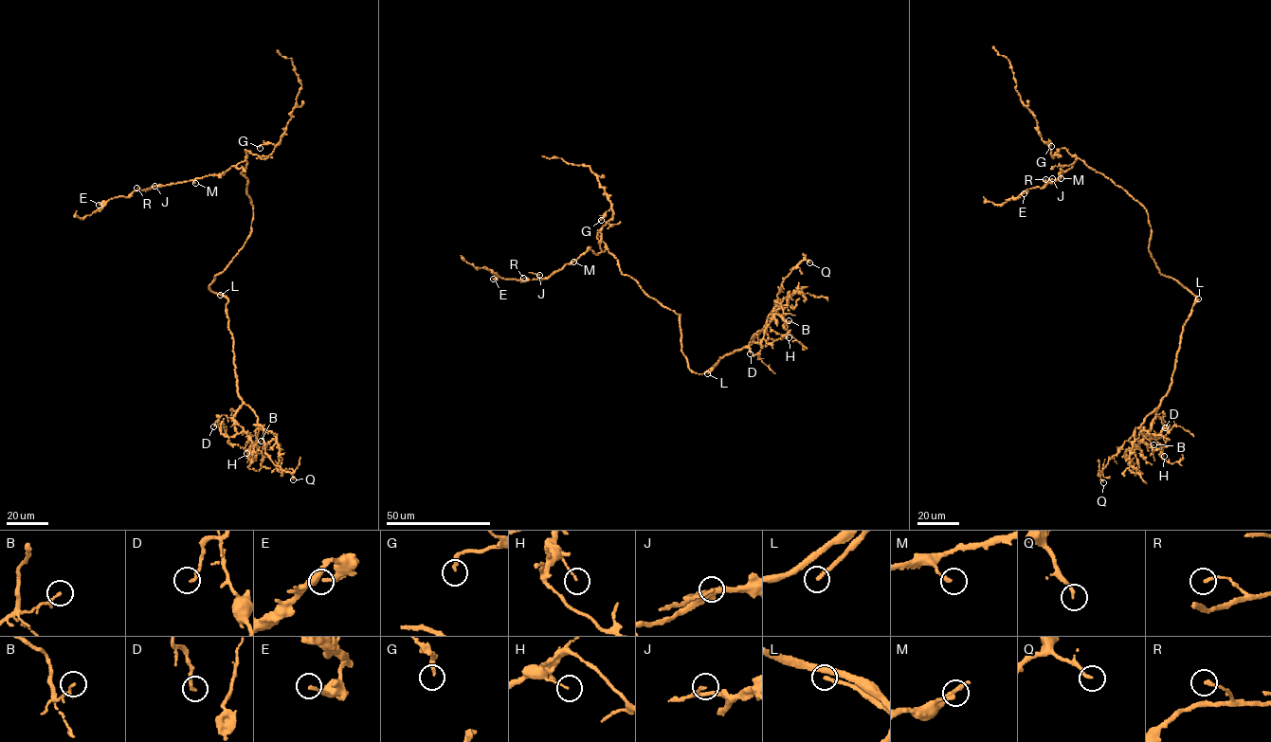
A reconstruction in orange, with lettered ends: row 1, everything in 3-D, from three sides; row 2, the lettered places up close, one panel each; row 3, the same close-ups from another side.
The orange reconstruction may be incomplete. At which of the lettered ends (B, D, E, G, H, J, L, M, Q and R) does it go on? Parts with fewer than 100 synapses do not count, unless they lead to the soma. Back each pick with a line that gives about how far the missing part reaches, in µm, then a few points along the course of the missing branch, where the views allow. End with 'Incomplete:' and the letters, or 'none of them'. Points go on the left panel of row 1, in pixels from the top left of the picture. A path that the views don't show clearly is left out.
L: Missing length about 70 µm. Course of what is missing: (220, 295), (210, 284), (213, 290), (221, 291), (230, 290), (232, 285), (234, 295), (242, 289)
Incomplete: L

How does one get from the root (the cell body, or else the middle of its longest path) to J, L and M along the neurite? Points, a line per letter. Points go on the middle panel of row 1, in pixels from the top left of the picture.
J: (679, 315), (622, 273), (618, 260), (608, 249), (596, 255), (588, 249), (548, 277), (540, 279), (539, 275)
L: (679, 315), (682, 353), (689, 369), (699, 373), (711, 370), (707, 373)
M: (679, 315), (622, 273), (618, 260), (608, 249), (596, 255), (588, 249), (573, 262)

